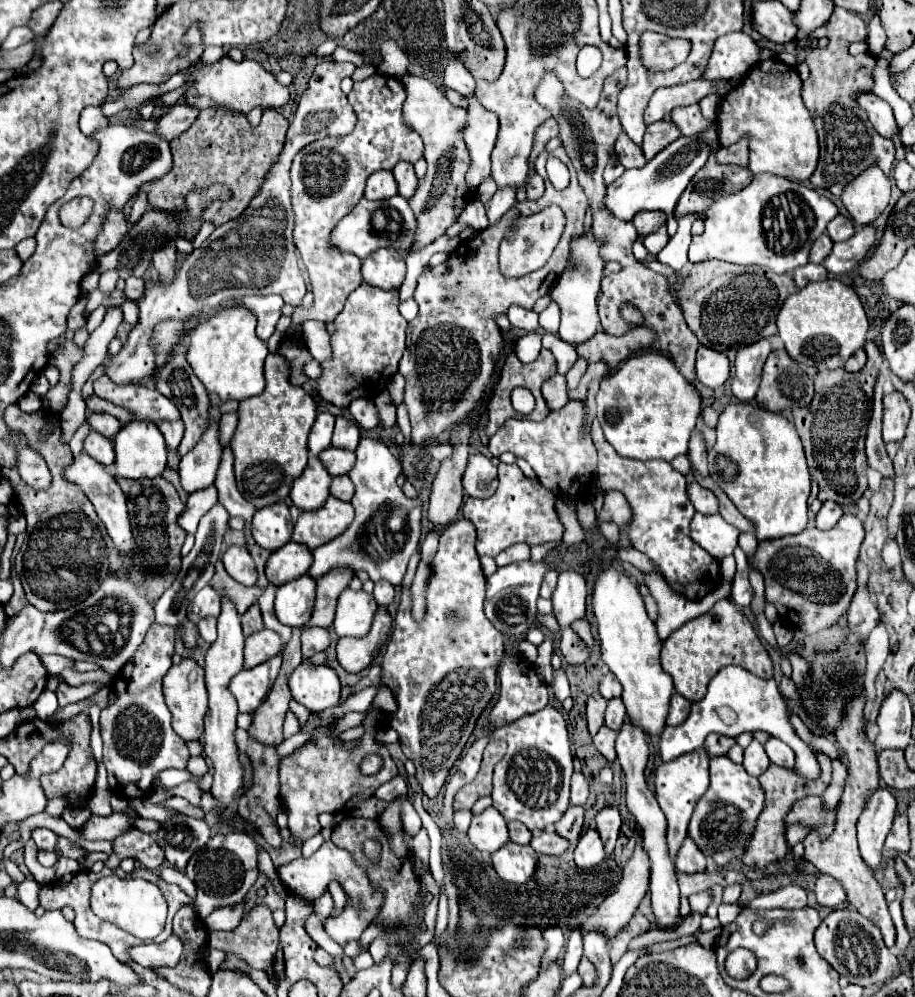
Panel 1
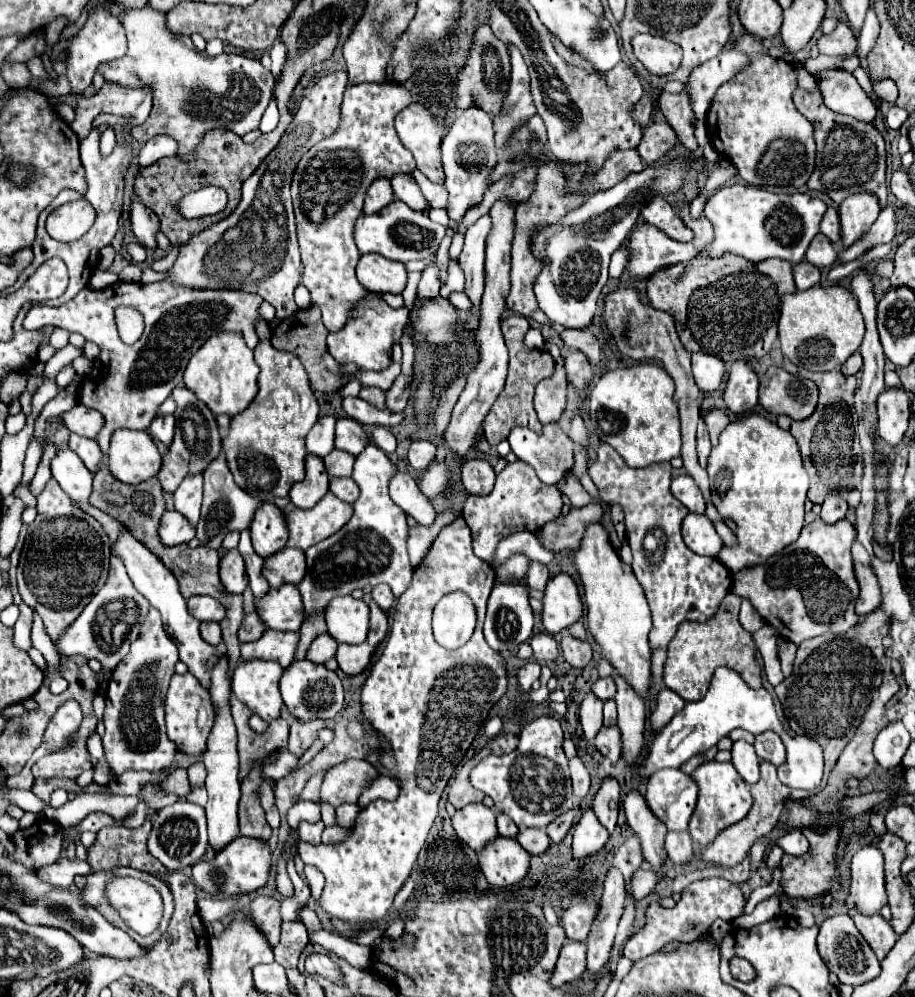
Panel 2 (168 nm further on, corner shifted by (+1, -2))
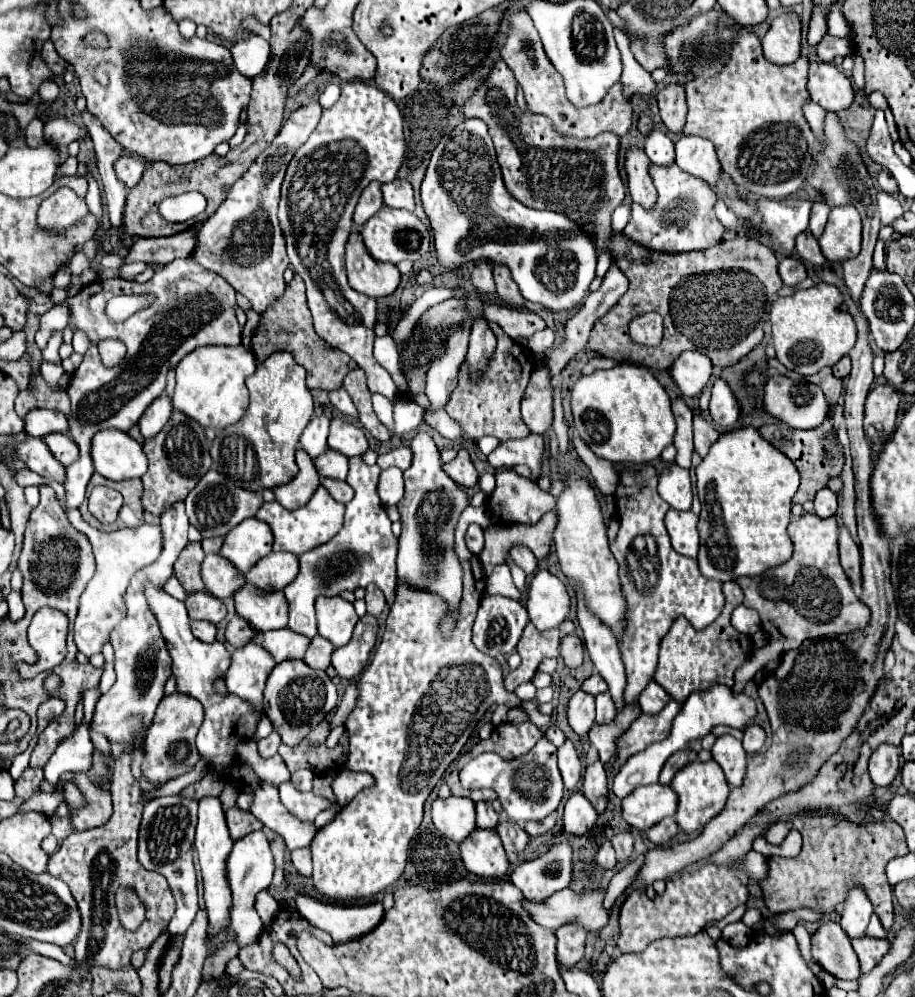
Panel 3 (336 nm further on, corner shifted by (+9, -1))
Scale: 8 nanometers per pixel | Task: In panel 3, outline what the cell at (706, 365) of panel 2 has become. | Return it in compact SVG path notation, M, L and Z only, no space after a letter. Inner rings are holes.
M686 351L670 367L670 377L684 397L700 395L712 373L712 363L700 351Z

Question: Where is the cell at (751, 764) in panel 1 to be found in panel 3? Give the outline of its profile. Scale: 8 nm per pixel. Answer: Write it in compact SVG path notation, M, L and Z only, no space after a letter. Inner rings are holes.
M730 735L716 739L712 747L712 759L722 767L730 787L740 787L746 773L746 751L742 743Z

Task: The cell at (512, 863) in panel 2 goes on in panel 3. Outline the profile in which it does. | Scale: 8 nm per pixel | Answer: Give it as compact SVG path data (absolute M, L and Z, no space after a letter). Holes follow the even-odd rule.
M476 829L460 843L460 859L478 877L498 879L508 871L504 847L494 829Z

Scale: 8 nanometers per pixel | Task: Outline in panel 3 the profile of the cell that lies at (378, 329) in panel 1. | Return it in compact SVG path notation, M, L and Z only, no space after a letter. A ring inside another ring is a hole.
M372 395L372 403L374 403L374 413L380 419L382 425L386 425L390 429L390 433L394 435L394 409L392 409L392 401L382 397L382 395Z

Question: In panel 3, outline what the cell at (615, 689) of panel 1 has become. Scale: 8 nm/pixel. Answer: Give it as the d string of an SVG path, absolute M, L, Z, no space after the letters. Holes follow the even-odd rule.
M594 673L592 677L588 677L588 679L582 683L582 691L590 693L590 695L598 695L598 693L608 691L608 685L606 685L606 681L604 681L598 673Z

